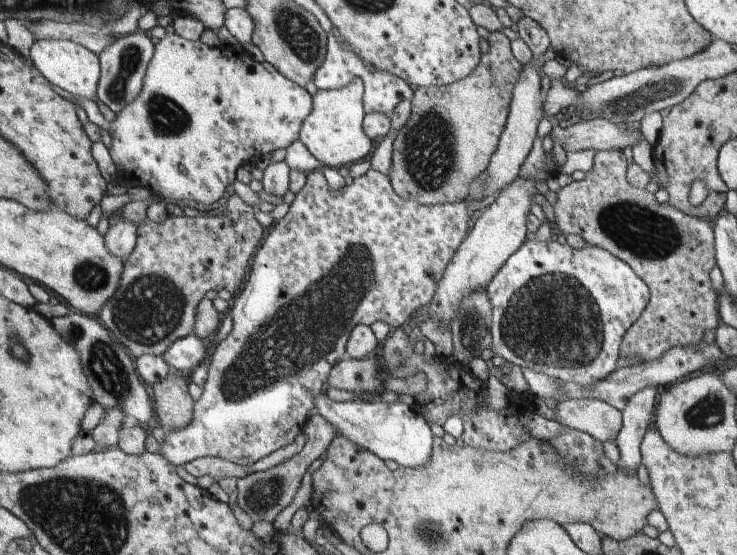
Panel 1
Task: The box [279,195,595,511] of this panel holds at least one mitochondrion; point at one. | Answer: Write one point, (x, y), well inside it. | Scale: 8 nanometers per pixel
(472, 329)

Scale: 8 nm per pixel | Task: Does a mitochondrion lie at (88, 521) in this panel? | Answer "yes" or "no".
yes

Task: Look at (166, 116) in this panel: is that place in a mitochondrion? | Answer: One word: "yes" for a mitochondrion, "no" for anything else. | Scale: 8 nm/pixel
yes

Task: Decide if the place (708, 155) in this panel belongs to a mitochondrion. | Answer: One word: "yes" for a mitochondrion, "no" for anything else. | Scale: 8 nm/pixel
no

